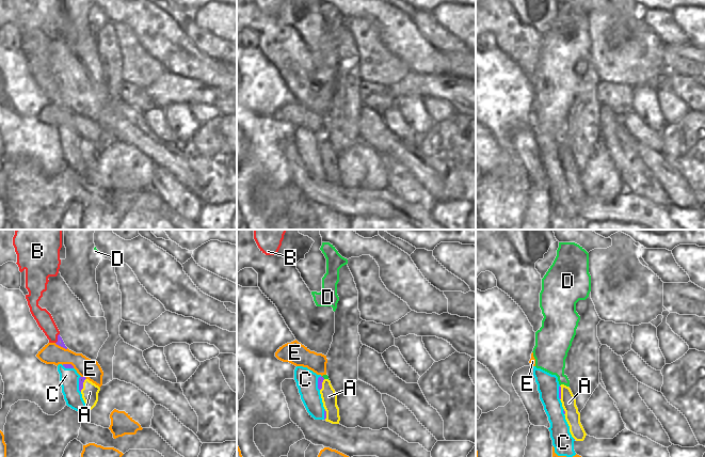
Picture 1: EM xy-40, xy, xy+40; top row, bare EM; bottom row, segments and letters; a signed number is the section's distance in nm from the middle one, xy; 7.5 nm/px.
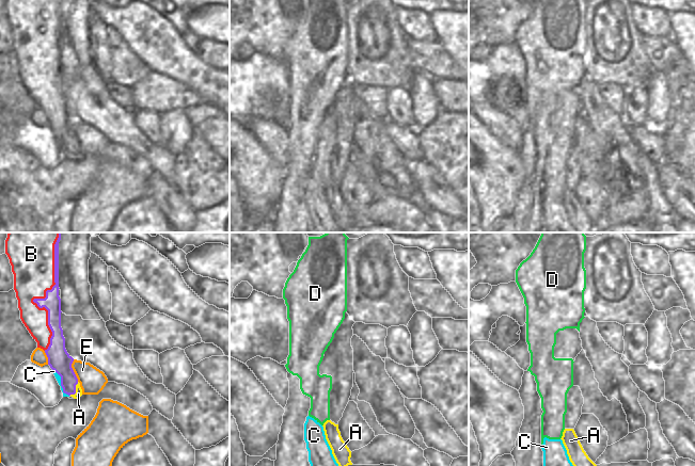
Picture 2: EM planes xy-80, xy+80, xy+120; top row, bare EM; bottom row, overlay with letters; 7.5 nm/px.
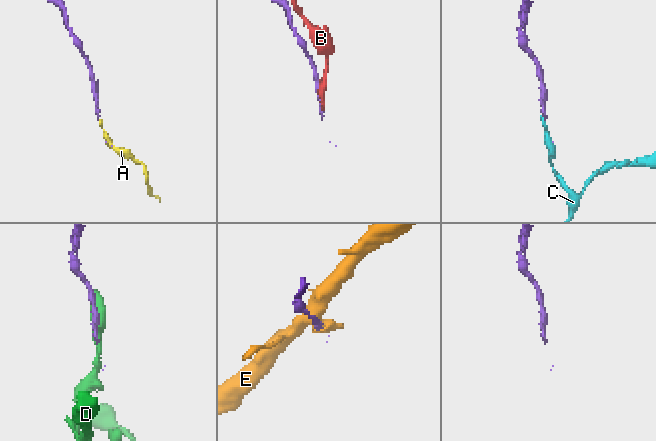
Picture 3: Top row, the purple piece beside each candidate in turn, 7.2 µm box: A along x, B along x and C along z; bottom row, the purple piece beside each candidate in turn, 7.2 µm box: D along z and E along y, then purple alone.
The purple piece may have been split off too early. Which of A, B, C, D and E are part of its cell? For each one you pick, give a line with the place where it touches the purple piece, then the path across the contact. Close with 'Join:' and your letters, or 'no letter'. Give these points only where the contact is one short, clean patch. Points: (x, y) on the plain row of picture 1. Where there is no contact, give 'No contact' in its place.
C: Touches purple at xy-40 (79, 145)
Join: C.

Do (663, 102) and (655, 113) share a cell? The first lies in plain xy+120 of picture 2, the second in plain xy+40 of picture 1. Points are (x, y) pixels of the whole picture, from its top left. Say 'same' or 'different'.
different

